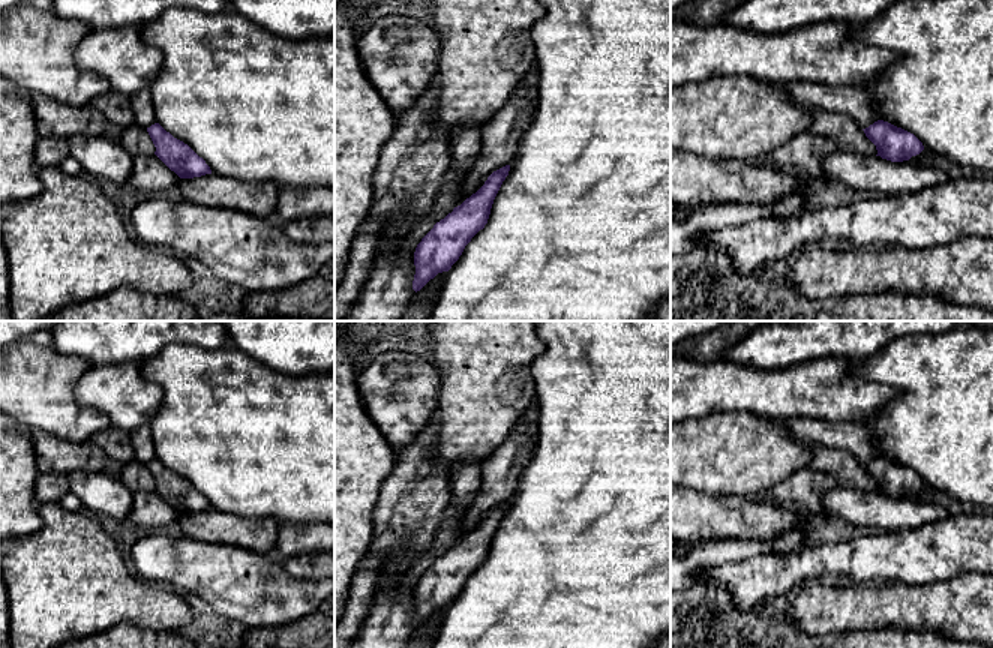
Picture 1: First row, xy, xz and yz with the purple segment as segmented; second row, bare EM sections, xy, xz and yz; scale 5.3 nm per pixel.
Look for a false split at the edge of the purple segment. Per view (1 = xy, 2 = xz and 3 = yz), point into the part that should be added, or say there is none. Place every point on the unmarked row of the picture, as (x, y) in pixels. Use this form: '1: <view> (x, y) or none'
1: none
2: none
3: none

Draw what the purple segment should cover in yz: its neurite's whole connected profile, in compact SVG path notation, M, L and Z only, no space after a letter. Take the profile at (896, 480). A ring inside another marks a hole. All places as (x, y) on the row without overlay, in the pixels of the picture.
M878 456L862 466L876 482L876 492L891 498L909 496L924 486L922 478L914 470L884 456Z

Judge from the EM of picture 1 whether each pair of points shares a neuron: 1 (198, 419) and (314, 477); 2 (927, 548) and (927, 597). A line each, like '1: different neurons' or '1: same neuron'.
1: same neuron
2: different neurons

